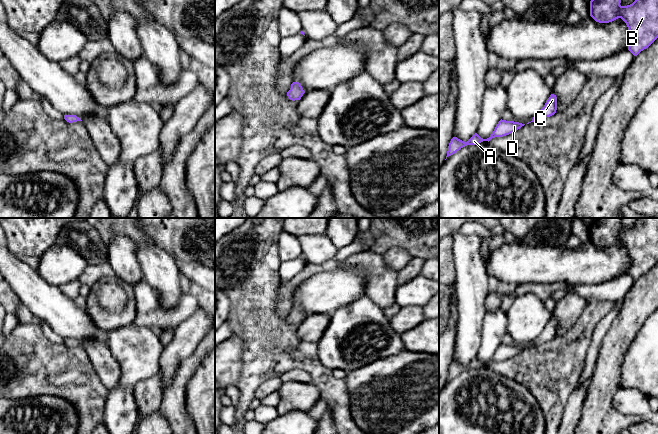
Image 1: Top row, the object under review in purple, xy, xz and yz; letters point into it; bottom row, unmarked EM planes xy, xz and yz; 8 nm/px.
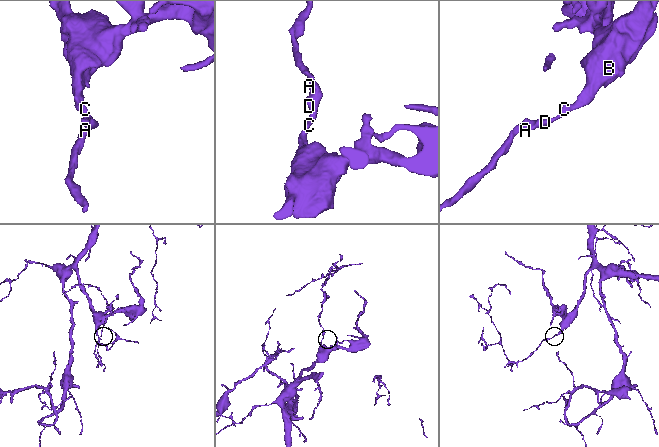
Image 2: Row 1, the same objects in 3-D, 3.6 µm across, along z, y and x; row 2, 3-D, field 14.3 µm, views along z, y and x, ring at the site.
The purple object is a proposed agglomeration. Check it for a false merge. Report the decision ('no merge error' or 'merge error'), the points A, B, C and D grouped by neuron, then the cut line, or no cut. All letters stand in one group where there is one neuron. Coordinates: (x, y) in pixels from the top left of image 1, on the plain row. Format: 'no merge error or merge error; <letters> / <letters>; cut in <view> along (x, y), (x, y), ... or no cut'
no merge error; A B C D; no cut

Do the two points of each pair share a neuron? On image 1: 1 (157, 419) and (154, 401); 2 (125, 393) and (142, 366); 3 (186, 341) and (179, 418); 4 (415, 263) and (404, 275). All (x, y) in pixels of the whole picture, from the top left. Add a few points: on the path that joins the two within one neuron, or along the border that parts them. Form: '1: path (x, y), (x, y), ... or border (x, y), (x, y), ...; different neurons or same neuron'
1: border (158, 410), (143, 416), (139, 420); different neurons
2: path (126, 386), (127, 381), (135, 373); same neuron
3: border (200, 341), (196, 349), (179, 363), (173, 379); different neurons
4: path (413, 266), (407, 272); same neuron

